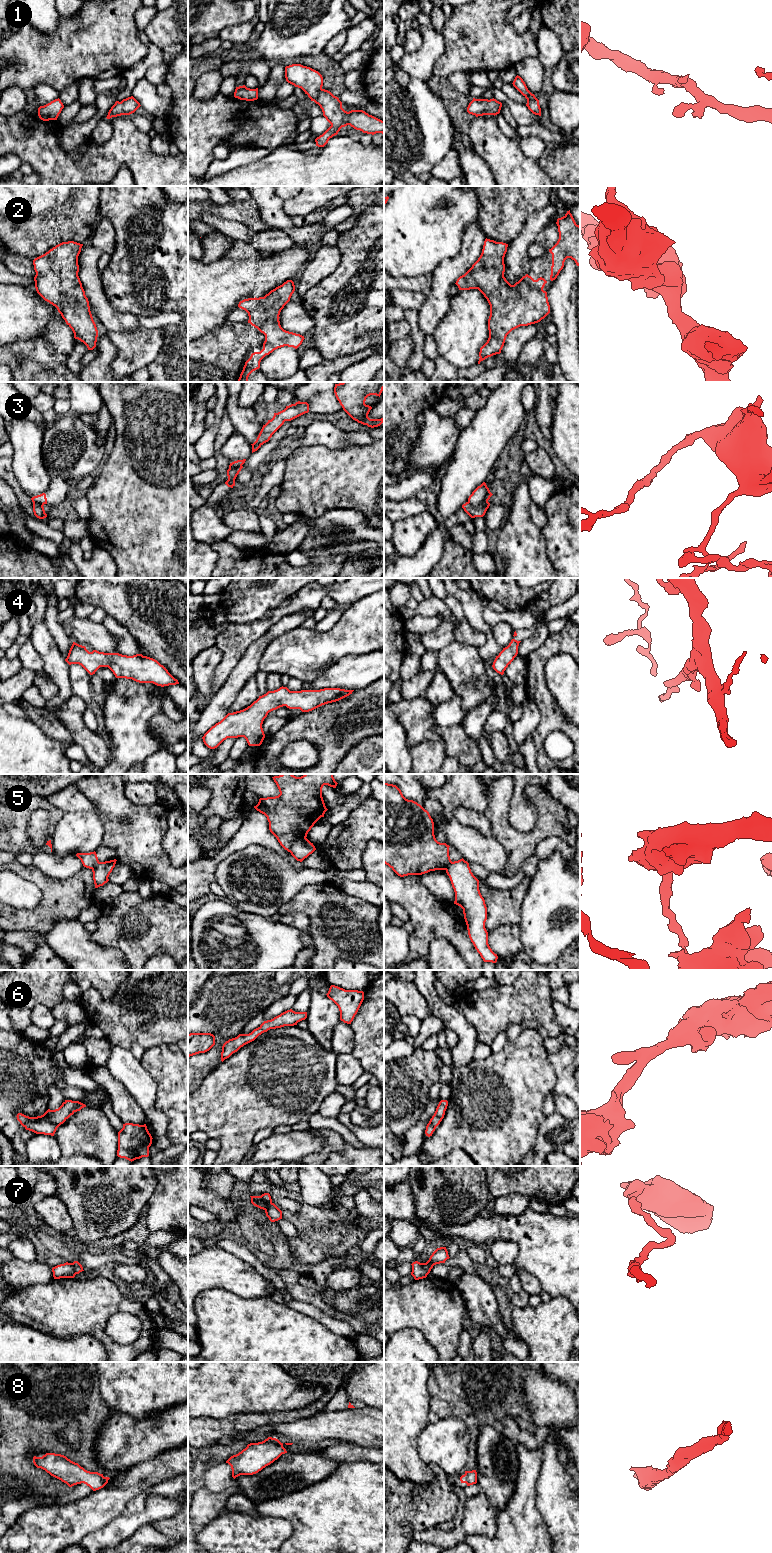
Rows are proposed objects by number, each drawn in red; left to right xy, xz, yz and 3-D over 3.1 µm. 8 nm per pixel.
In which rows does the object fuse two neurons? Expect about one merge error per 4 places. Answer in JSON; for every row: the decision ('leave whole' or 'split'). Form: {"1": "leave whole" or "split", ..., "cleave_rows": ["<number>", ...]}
{"1": "leave whole", "2": "leave whole", "3": "split", "4": "leave whole", "5": "split", "6": "leave whole", "7": "split", "8": "leave whole", "cleave_rows": ["3", "5", "7"]}

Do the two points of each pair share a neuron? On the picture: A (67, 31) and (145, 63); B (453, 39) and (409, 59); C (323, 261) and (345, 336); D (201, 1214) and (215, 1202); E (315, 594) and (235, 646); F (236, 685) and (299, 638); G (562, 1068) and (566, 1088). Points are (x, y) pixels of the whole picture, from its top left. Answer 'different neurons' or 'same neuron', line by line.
A: different neurons
B: different neurons
C: different neurons
D: different neurons
E: same neuron
F: different neurons
G: same neuron

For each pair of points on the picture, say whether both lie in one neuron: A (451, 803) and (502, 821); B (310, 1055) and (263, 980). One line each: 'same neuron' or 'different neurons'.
A: different neurons
B: different neurons

